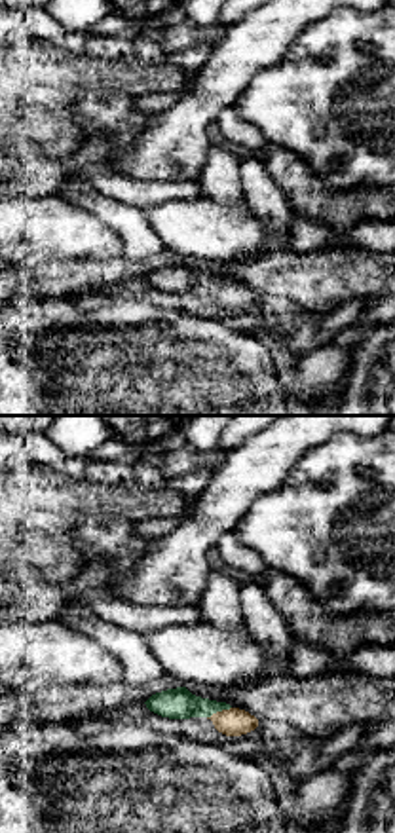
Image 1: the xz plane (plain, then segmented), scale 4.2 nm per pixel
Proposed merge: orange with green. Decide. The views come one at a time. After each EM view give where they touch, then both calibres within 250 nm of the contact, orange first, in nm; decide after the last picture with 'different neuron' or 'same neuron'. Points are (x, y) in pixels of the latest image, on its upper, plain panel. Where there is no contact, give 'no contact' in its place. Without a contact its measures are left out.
meets orange at (219, 287); 120 nm thick on the orange side, 130 nm on the other

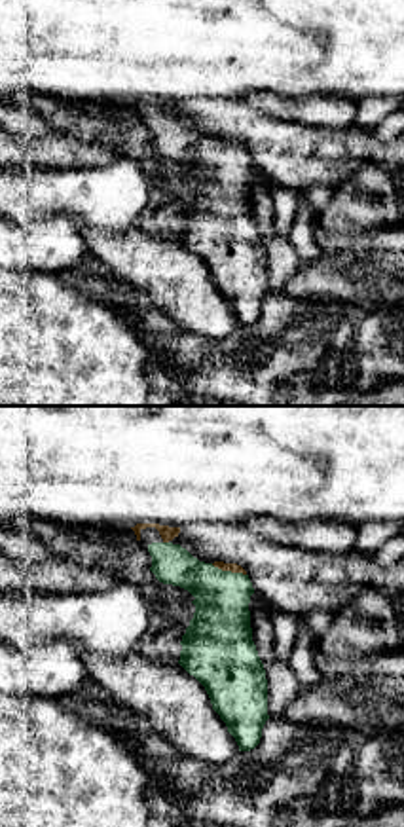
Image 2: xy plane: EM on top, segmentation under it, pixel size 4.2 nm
meets orange at (228, 145); 50 nm thick on the orange side, 260 nm on the other

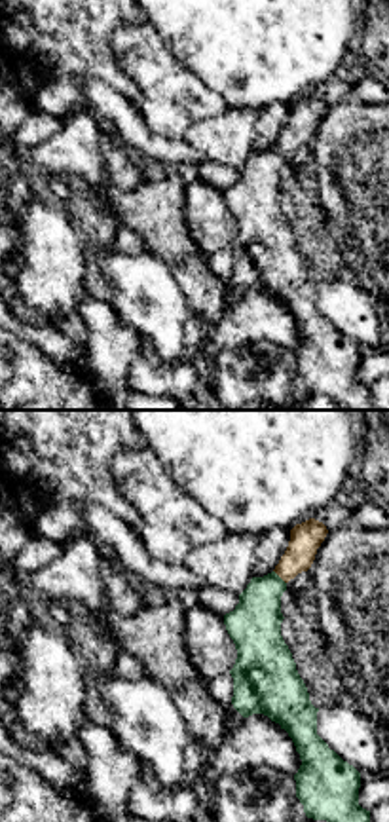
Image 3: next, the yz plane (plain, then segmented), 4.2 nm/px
meets orange at (279, 150); 140 nm thick on the orange side, 220 nm on the other

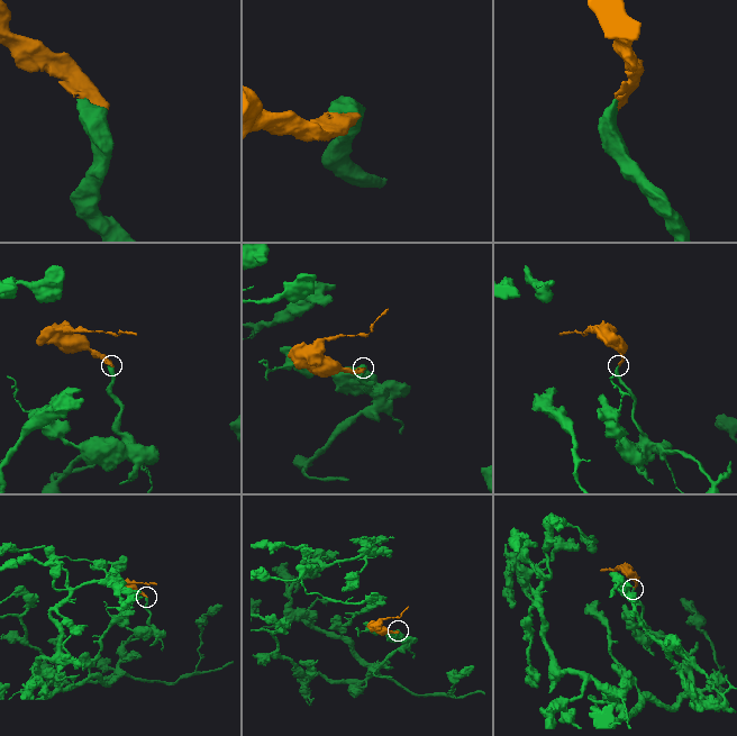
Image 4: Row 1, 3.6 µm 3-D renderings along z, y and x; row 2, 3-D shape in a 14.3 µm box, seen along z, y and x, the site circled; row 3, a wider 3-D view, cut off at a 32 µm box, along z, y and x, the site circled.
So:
same neuron

